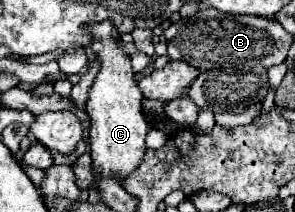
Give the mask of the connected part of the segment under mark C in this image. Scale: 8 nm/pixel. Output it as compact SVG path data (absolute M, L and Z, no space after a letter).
M105 19L101 23L85 23L83 31L93 37L87 49L95 53L95 61L101 65L89 89L85 107L89 115L89 153L93 159L93 171L97 171L97 175L109 175L123 181L139 167L147 151L145 135L149 133L149 123L141 111L143 95L133 81L131 57L121 49L121 37L117 35L113 21Z

